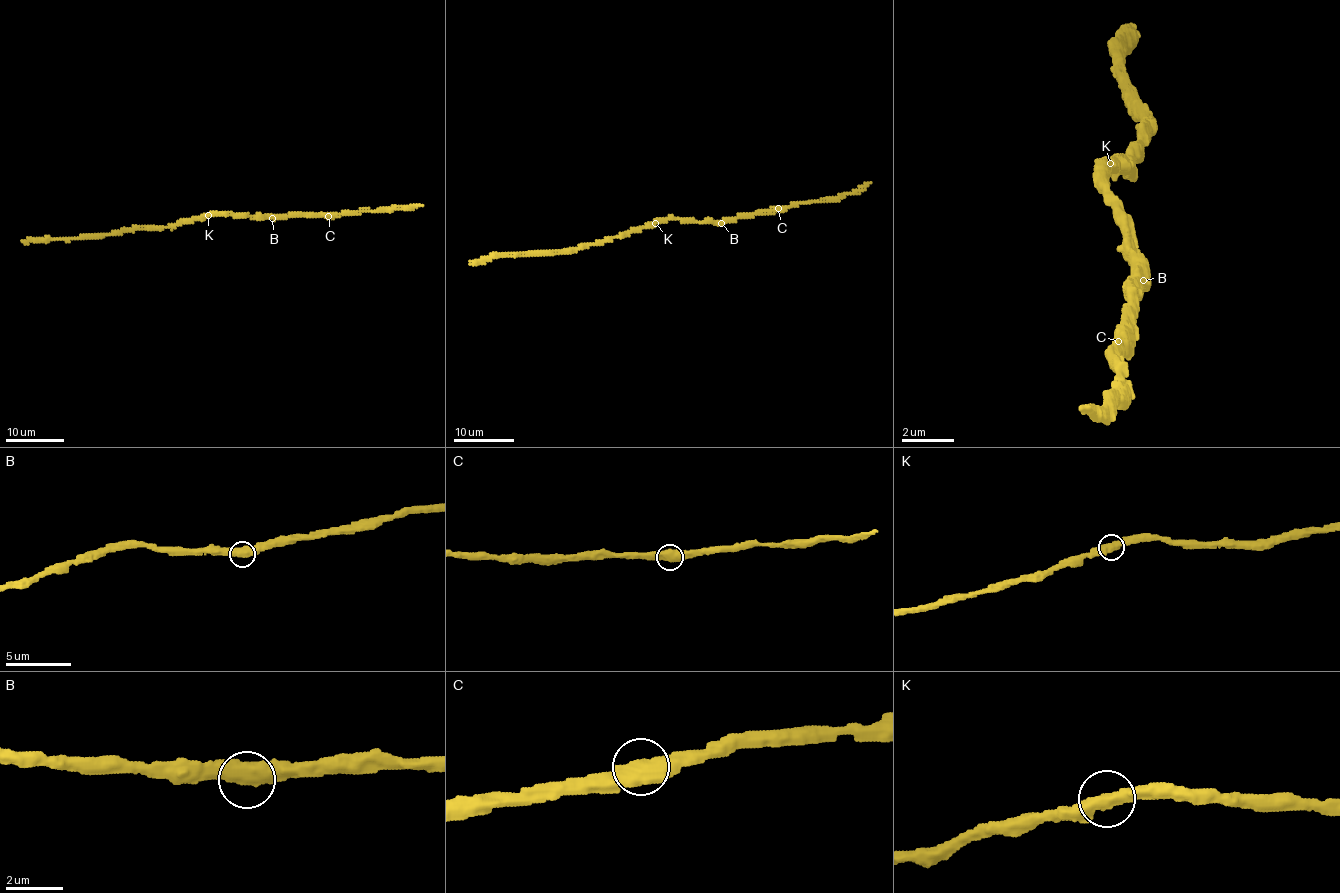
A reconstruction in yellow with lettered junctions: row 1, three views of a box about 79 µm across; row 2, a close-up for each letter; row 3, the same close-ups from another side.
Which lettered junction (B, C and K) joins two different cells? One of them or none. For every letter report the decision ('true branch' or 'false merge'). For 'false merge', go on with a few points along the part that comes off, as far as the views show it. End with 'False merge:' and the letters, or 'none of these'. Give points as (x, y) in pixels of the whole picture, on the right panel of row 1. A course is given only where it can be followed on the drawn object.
B: true branch
C: true branch
K: true branch
False merge: none of these

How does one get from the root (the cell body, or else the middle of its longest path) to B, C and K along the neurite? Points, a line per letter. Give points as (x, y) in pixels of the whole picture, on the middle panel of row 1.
B: (667, 220), (721, 223)
C: (667, 220), (735, 220), (775, 212), (778, 208)
K: (667, 220), (655, 223)

